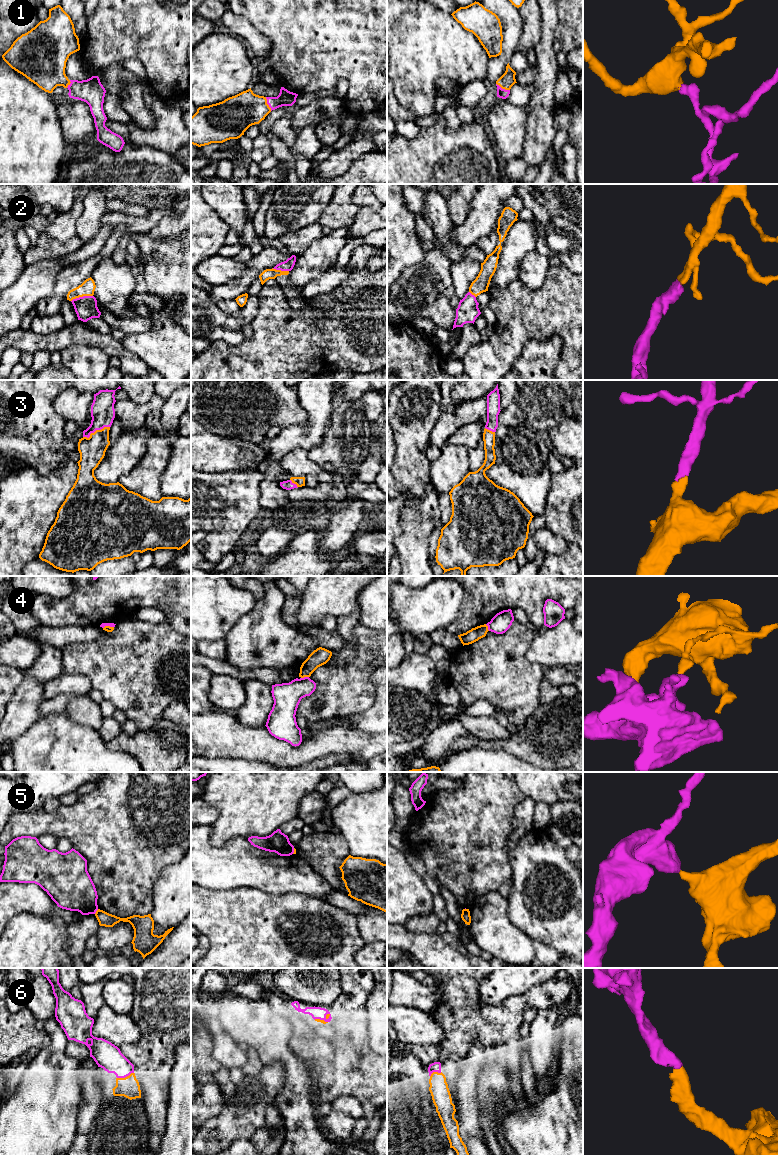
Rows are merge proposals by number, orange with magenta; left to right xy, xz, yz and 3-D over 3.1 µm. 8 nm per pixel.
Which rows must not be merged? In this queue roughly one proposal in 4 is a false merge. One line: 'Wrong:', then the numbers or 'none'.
Wrong: 4, 5

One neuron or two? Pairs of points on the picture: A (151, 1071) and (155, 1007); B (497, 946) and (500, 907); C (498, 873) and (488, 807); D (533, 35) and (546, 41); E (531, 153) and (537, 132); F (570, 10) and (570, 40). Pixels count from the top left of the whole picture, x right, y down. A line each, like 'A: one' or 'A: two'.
A: one
B: one
C: one
D: two
E: one
F: one

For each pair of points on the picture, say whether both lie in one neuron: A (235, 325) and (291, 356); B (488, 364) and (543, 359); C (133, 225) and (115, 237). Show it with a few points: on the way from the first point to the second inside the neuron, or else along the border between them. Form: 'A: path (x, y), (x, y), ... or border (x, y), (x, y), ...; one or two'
A: border (258, 302), (257, 313), (249, 324); two
B: border (529, 341), (511, 369); two
C: border (113, 231), (117, 226), (123, 225), (127, 233); two

